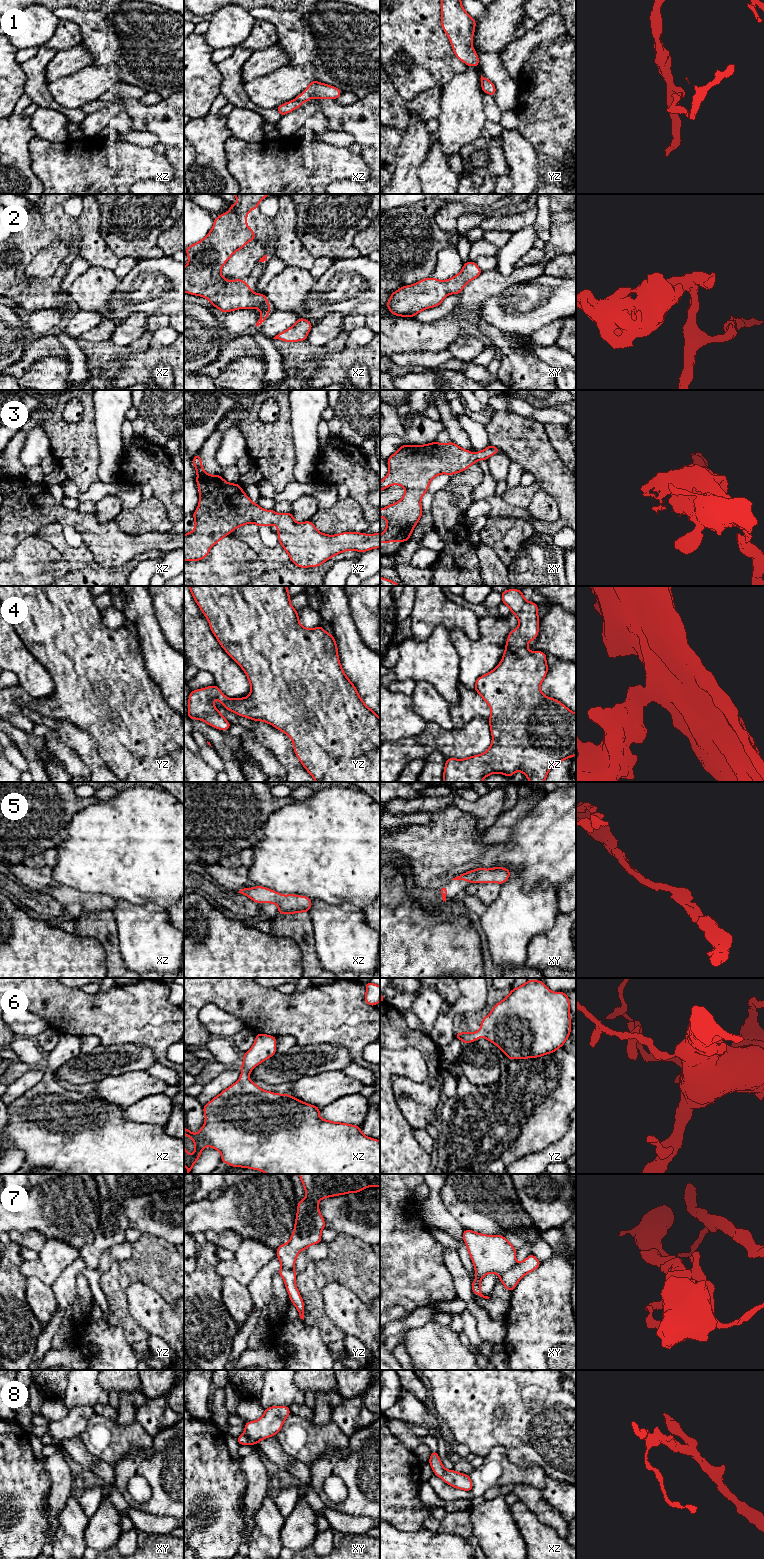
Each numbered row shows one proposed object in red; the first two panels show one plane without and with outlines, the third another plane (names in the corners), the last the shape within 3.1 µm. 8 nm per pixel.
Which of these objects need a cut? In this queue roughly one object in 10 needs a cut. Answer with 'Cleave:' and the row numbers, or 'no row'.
Cleave: 1, 7

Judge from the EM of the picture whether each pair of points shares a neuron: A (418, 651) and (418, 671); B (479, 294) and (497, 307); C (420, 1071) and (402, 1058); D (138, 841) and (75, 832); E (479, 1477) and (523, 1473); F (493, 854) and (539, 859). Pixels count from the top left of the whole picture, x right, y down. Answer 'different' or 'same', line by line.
A: same
B: different
C: same
D: same
E: same
F: different

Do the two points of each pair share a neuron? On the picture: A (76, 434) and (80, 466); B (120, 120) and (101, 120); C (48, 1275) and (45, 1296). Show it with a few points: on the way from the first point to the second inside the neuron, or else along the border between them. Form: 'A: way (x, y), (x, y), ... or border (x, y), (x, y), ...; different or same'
A: way (72, 442), (72, 458); same
B: border (120, 110), (107, 126); different
C: border (27, 1277), (37, 1277), (50, 1286); different

